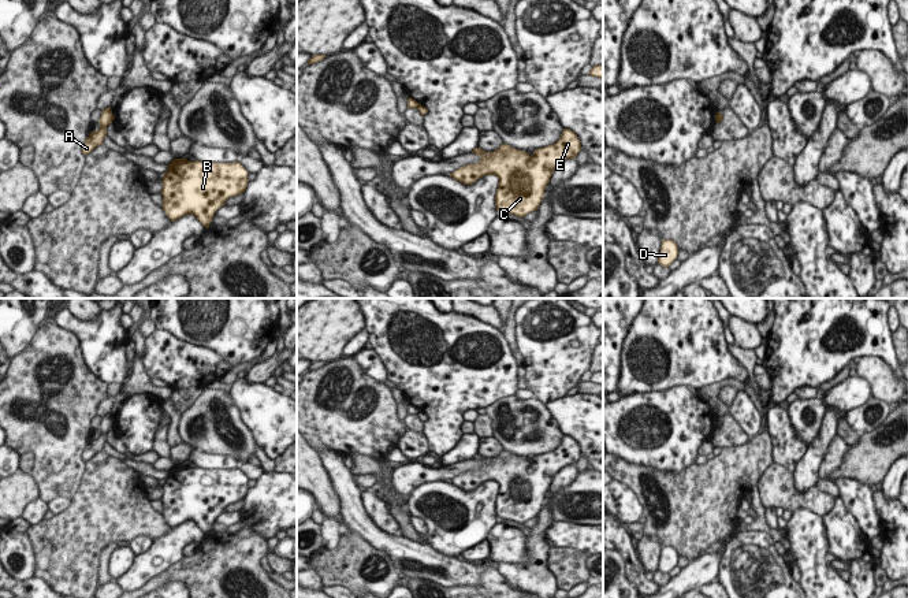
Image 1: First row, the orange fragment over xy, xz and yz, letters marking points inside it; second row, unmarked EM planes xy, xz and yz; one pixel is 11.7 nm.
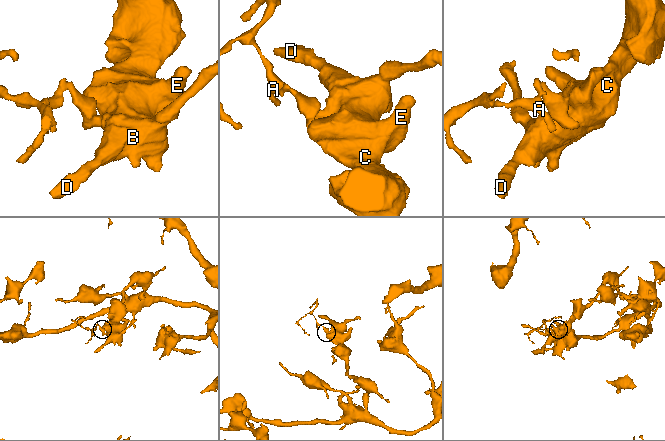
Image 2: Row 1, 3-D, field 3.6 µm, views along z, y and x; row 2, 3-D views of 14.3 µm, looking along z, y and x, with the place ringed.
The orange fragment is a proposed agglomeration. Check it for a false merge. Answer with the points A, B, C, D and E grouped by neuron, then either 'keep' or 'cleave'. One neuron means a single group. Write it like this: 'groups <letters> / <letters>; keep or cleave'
groups A / B C D E; cleave

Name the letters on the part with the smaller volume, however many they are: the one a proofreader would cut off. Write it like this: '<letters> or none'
A

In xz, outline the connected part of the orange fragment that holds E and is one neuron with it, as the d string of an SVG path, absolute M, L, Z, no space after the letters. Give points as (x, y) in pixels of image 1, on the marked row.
M563 129L555 144L535 149L532 155L507 144L494 152L475 148L472 153L481 157L479 163L457 168L450 177L464 185L472 185L484 175L495 175L499 179L496 211L524 218L539 208L554 168L566 159L574 159L580 151L581 144L576 133Z

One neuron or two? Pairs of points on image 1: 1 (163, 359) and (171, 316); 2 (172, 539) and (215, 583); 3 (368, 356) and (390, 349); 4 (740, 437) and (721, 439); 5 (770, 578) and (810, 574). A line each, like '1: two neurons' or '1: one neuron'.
1: two neurons
2: two neurons
3: two neurons
4: one neuron
5: two neurons

